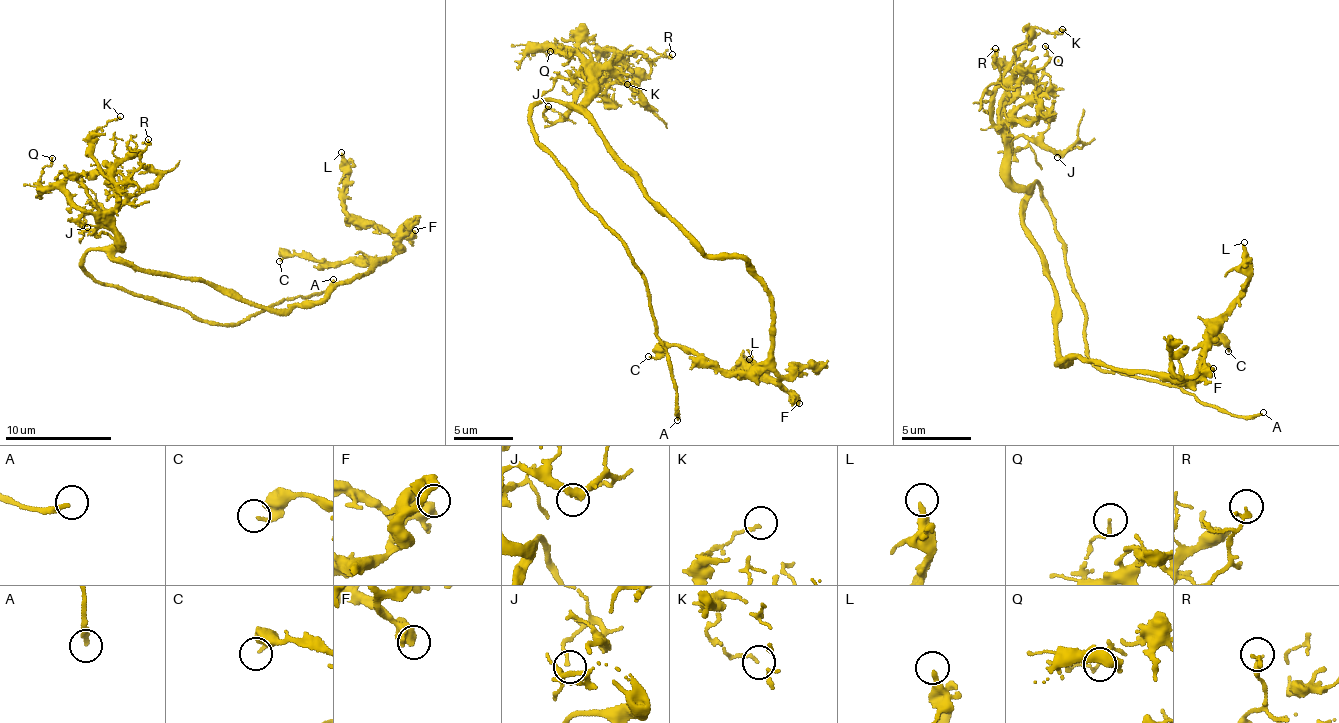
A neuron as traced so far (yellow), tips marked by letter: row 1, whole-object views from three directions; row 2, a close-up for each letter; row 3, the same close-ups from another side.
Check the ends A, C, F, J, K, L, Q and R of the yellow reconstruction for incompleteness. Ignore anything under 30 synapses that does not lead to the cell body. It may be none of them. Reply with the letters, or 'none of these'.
A

